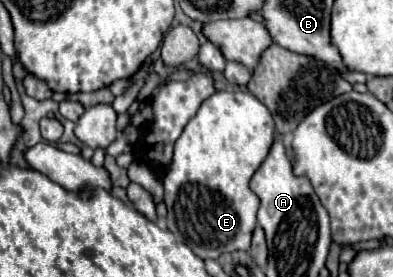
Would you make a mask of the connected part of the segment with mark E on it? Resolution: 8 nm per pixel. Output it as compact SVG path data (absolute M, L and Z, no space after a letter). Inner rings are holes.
M216 92L202 102L196 116L186 124L182 136L176 140L174 160L164 176L164 202L168 208L166 222L176 240L192 248L192 252L202 260L216 260L224 252L248 250L258 210L258 198L248 188L248 182L268 156L274 144L274 132L272 114L256 96L248 92Z

